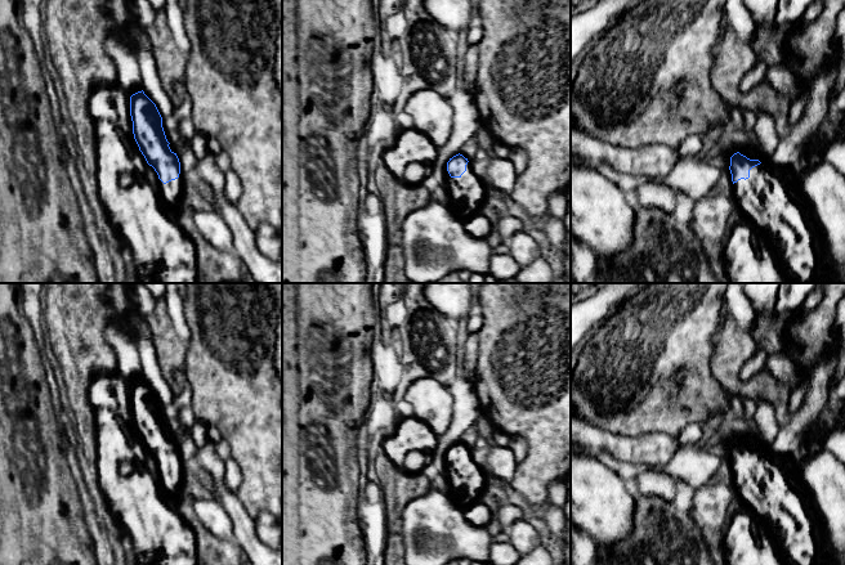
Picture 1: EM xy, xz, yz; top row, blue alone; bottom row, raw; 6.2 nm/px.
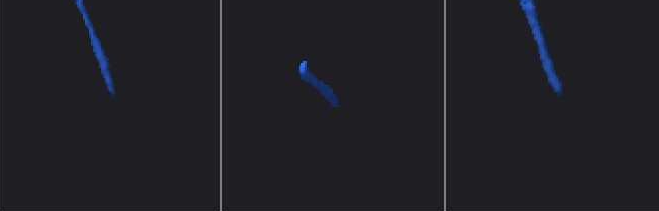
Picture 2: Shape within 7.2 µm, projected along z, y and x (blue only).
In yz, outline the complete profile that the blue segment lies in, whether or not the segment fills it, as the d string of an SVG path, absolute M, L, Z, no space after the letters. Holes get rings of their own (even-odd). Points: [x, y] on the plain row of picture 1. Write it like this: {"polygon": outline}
{"polygon": "M742 435L730 445L729 458L736 493L742 498L746 507L750 507L756 516L766 521L787 565L839 565L831 548L827 551L827 559L822 559L819 548L821 519L806 493L793 480L793 470L786 461L781 459L761 440Z"}

